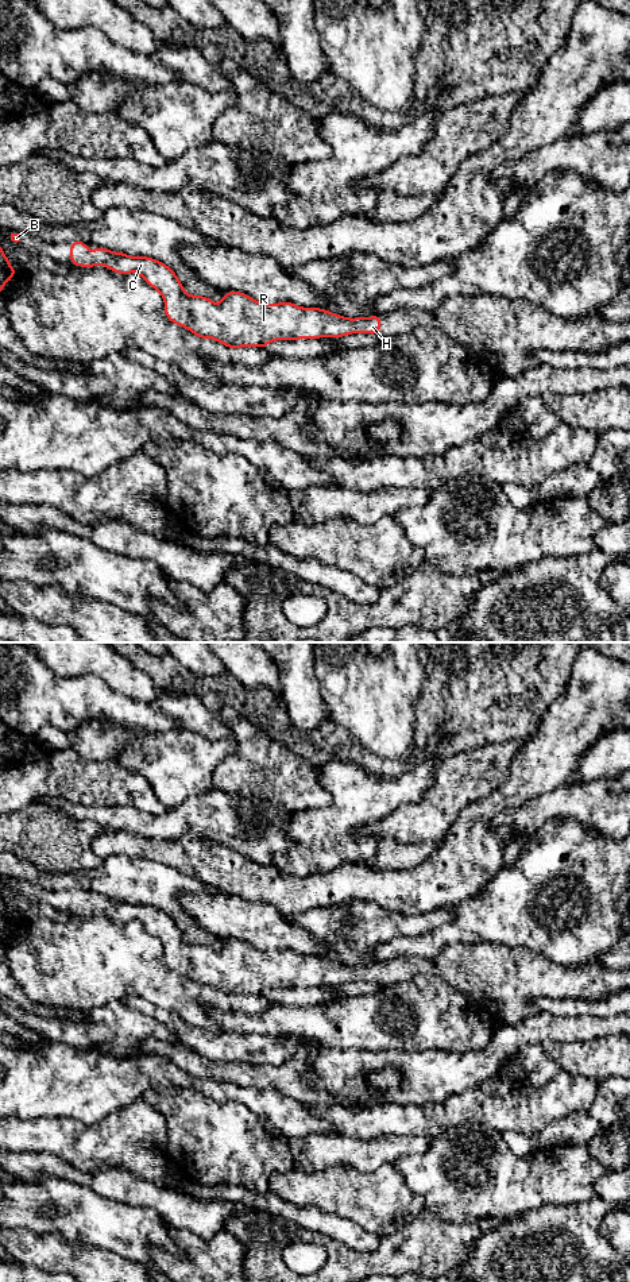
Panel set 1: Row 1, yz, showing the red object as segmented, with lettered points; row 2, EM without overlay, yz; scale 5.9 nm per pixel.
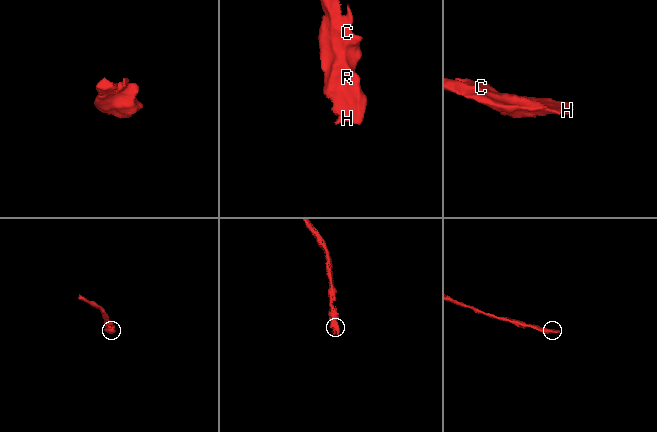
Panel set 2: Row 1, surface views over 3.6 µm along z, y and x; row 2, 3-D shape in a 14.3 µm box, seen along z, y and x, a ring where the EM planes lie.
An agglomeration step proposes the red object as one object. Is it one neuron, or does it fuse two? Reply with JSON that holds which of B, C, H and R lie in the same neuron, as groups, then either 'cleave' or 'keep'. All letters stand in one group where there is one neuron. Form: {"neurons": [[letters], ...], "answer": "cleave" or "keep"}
{"neurons": [["B", "C", "H", "R"]], "answer": "keep"}

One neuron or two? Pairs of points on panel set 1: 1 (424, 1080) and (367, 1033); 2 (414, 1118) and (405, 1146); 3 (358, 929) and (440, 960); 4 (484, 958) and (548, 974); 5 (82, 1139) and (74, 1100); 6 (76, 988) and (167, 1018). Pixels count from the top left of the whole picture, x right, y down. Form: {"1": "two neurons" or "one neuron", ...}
{"1": "two neurons", "2": "two neurons", "3": "two neurons", "4": "one neuron", "5": "two neurons", "6": "two neurons"}

